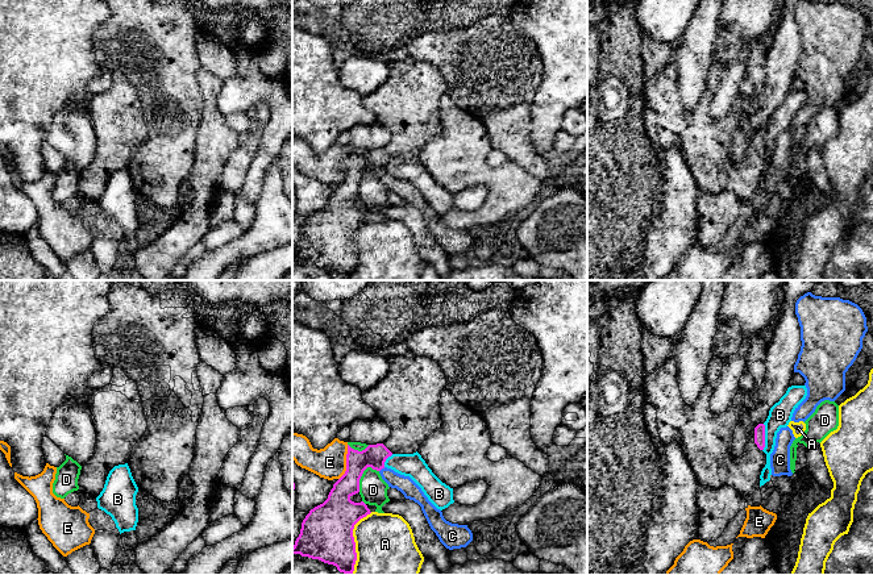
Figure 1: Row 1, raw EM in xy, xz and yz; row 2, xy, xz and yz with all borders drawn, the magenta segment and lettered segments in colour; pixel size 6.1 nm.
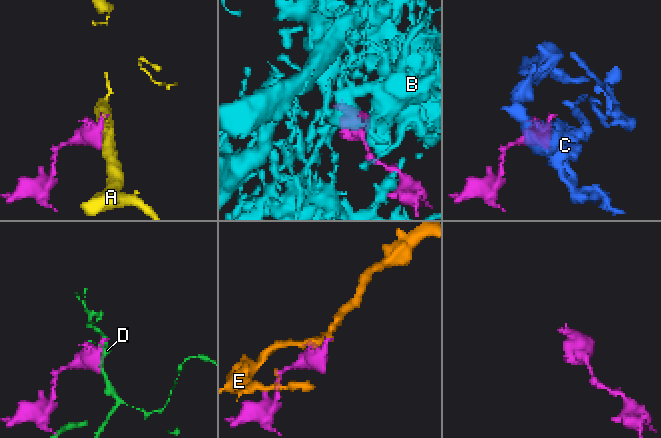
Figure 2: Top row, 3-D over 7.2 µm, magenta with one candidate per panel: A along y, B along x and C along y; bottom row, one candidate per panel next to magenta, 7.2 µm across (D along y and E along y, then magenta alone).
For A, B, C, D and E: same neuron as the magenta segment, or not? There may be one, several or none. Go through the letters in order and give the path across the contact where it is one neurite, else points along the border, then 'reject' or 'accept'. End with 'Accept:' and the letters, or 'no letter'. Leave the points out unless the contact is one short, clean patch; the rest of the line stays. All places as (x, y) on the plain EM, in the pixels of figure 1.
A: reject
B: border along yz (764, 129), (763, 155); reject
C: border along xz (385, 173), (379, 176); reject
D: reject
E: reject
Accept: no letter

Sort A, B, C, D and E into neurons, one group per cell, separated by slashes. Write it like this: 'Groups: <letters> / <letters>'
Groups: A / B / C / D / E

